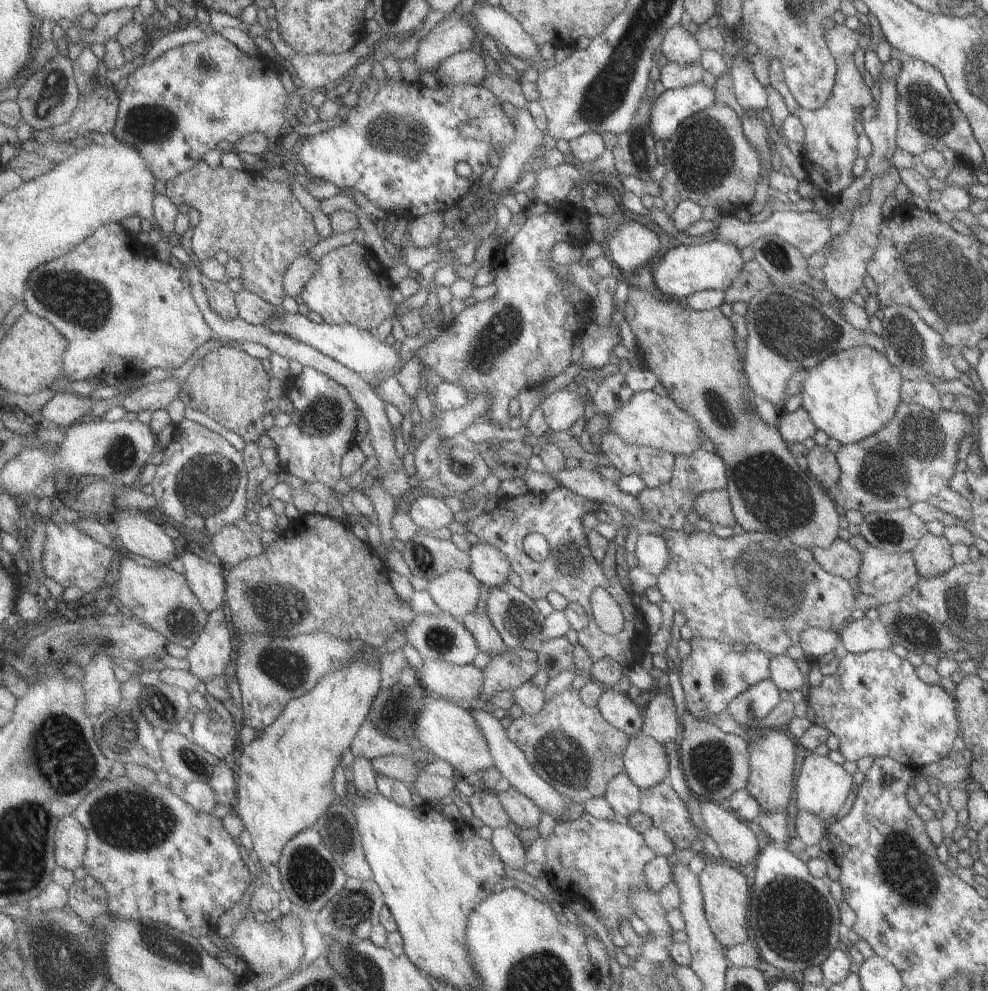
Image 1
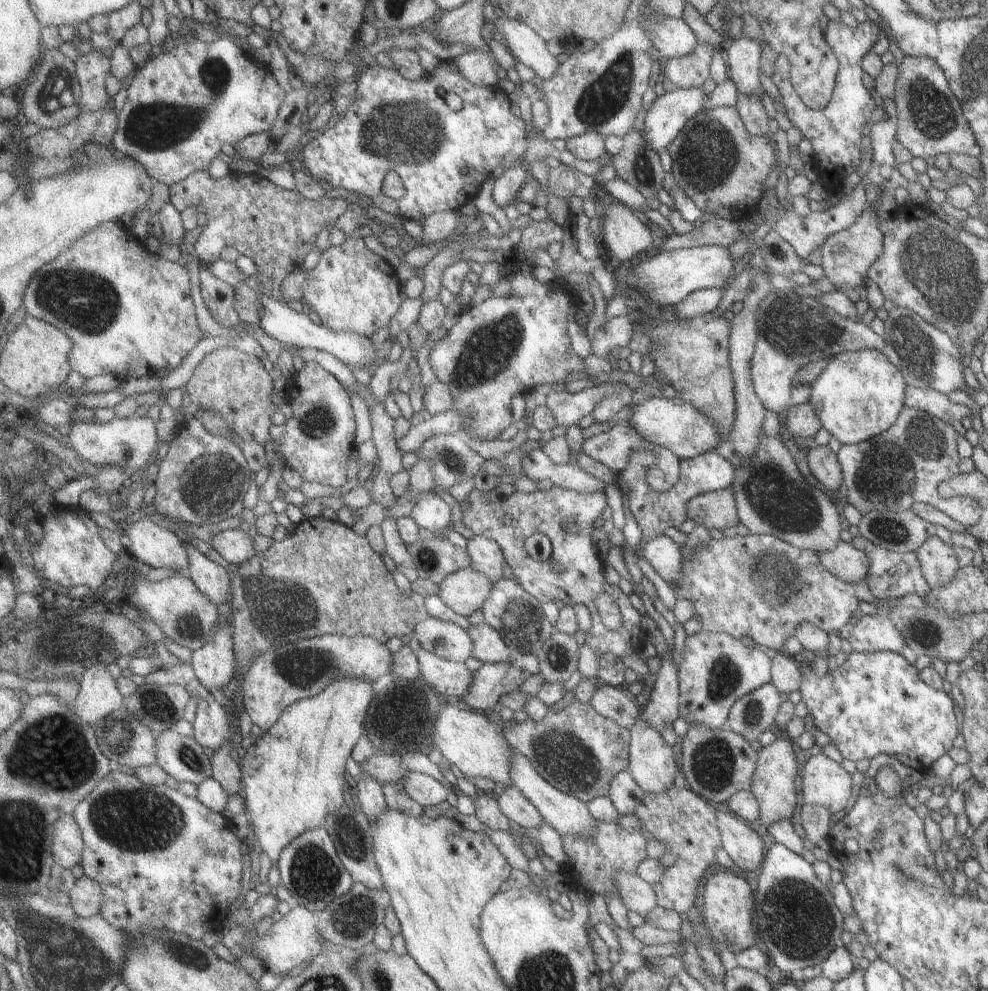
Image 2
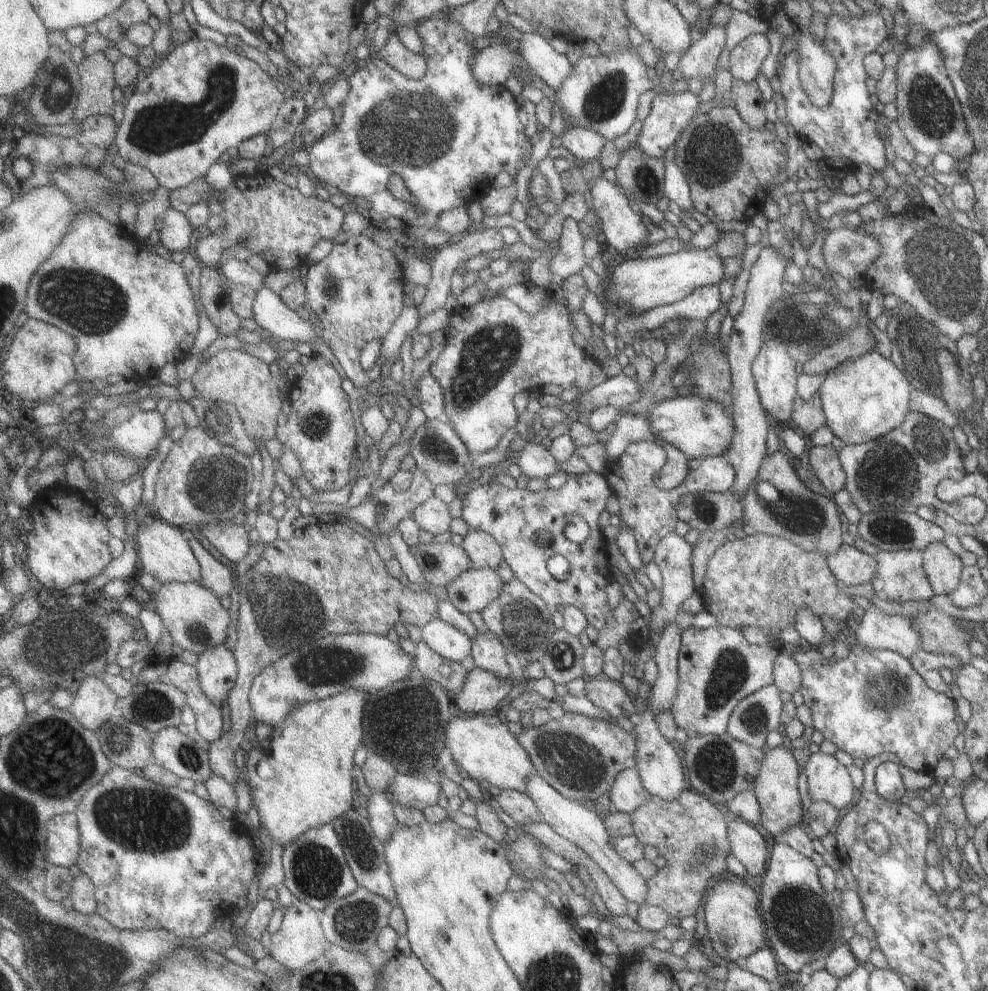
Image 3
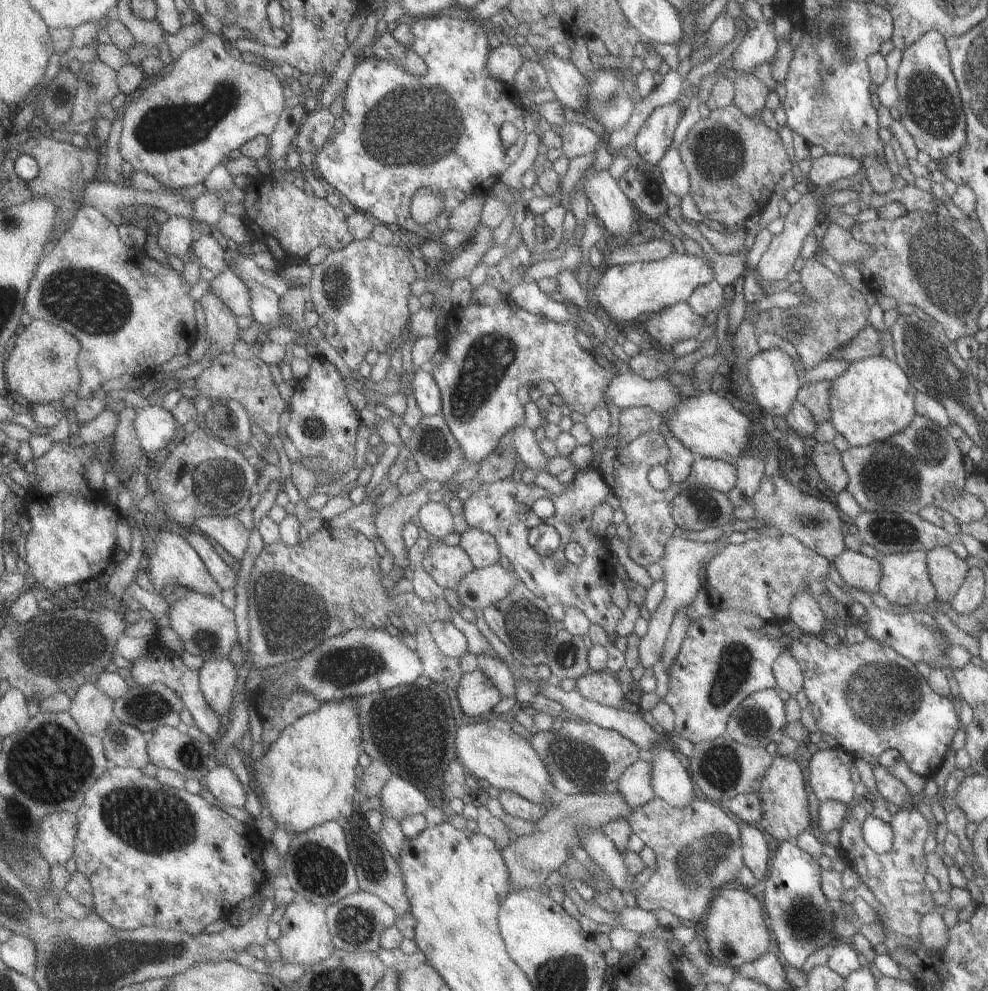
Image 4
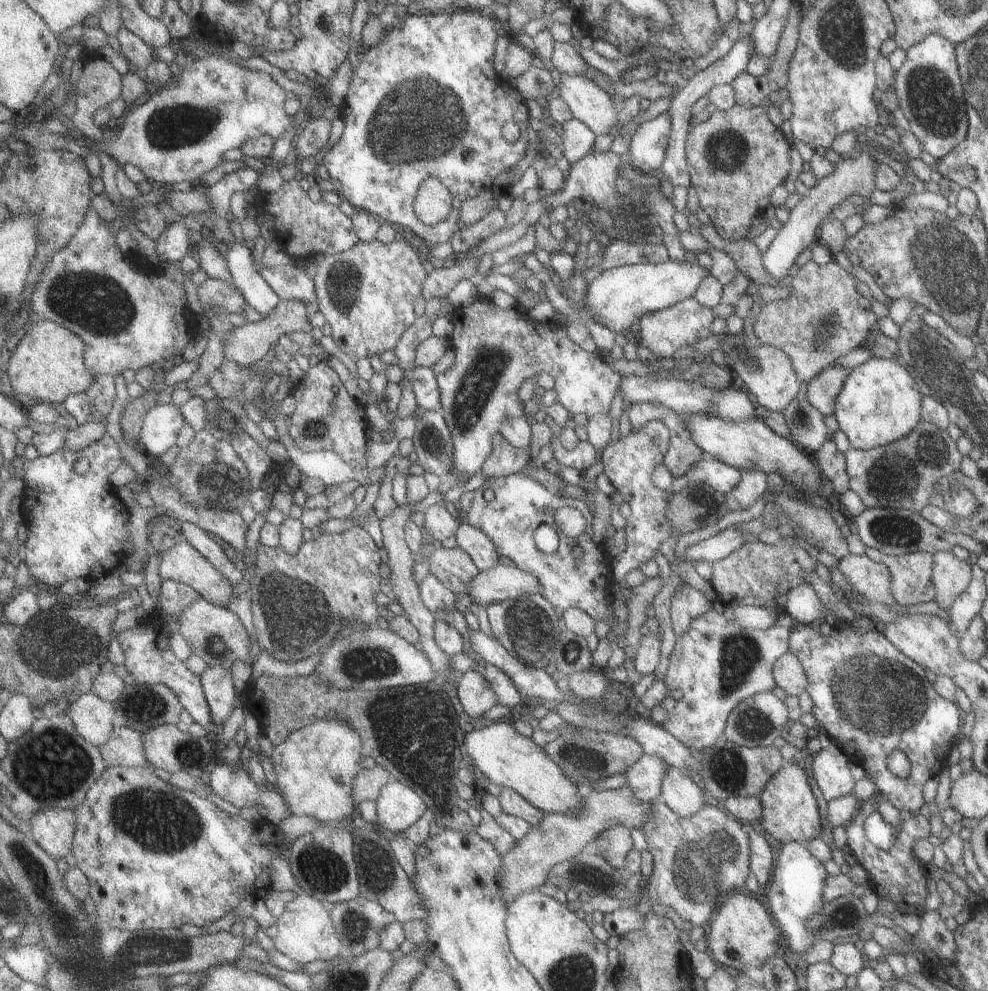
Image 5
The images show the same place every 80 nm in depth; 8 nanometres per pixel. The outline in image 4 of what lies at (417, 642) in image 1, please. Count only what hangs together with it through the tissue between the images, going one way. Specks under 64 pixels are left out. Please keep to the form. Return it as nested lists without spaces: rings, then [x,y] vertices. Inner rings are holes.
[[[451,621],[432,622],[430,629],[439,650],[447,657],[461,658],[469,652],[466,634]]]

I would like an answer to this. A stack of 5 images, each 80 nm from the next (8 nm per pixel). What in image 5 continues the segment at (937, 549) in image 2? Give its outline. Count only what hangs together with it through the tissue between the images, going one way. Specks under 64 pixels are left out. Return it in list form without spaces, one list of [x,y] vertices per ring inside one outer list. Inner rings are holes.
[[[951,550],[932,554],[934,602],[944,611],[966,589],[971,577],[970,564],[958,560]]]

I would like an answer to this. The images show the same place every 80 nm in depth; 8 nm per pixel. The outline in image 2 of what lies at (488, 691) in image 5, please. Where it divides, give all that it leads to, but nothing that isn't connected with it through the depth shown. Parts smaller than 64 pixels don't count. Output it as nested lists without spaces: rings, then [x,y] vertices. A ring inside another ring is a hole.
[[[531,653],[518,654],[514,659],[511,657],[501,663],[484,664],[479,670],[474,672],[473,684],[469,687],[468,693],[464,694],[463,700],[474,711],[482,710],[483,712],[488,712],[497,709],[499,697],[515,690],[525,679],[537,674],[538,664],[538,658],[535,658],[535,655]]]

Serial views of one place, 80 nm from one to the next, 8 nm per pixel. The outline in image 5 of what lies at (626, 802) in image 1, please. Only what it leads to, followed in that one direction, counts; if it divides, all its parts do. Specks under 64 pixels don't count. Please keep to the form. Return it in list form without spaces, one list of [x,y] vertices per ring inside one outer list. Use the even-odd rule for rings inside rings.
[[[643,753],[623,772],[625,785],[632,790],[634,797],[643,802],[652,802],[658,798],[662,778],[668,766],[663,759]]]

